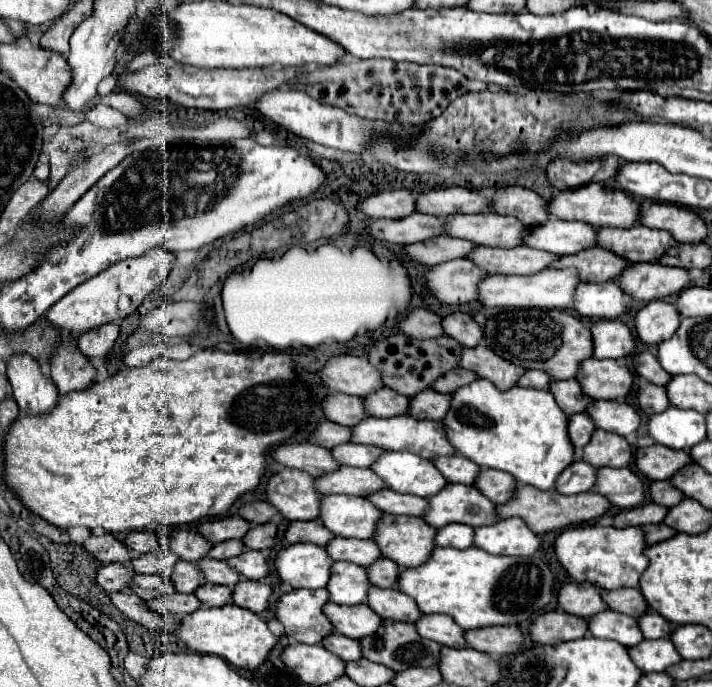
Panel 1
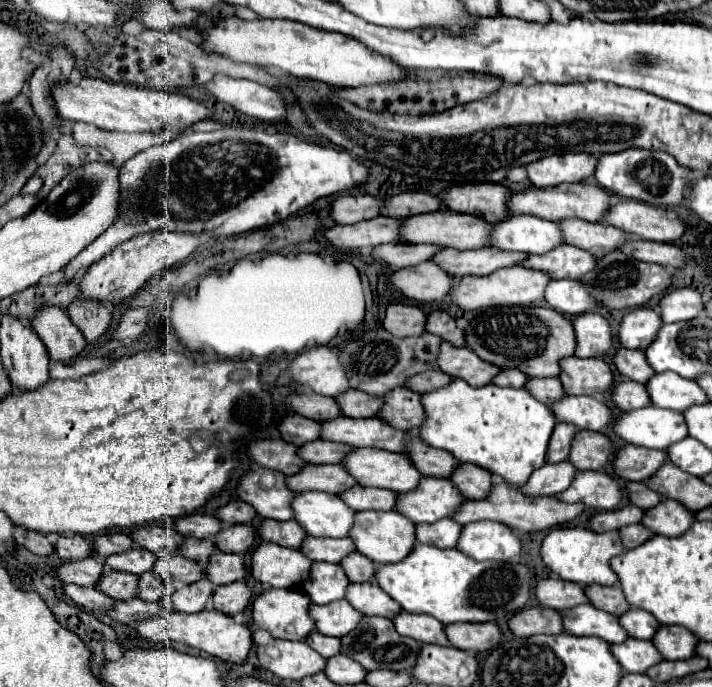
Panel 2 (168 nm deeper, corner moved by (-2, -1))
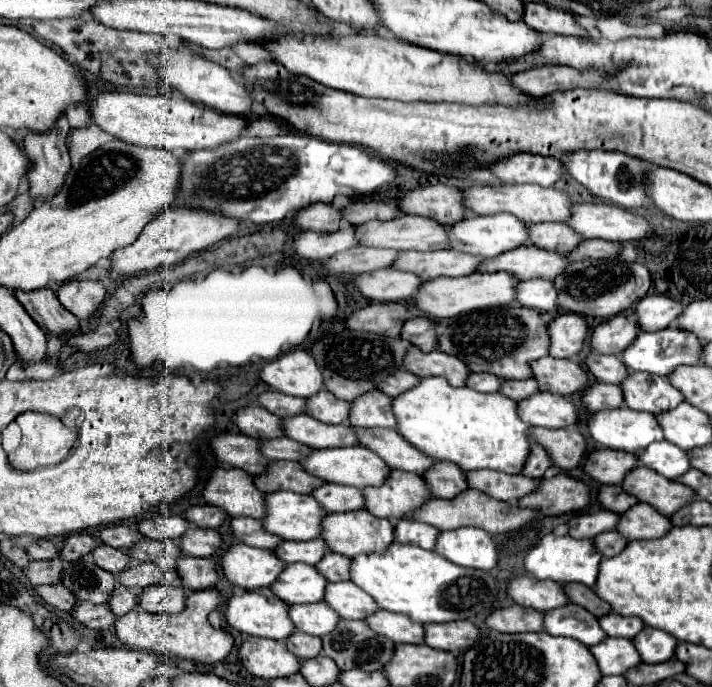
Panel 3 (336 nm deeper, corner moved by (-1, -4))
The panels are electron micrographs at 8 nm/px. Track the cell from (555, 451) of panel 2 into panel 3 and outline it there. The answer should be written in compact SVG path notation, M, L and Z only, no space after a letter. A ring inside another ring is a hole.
M532 444L530 446L530 454L524 462L524 468L522 468L522 474L528 476L528 478L542 478L542 474L546 472L546 468L550 466L550 458L546 454L546 450L542 450L538 444Z

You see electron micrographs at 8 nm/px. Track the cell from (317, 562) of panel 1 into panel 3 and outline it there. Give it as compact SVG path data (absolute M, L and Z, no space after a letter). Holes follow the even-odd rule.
M242 542L232 544L220 556L220 568L224 578L242 590L264 588L278 578L286 564L278 560L270 550L252 548Z

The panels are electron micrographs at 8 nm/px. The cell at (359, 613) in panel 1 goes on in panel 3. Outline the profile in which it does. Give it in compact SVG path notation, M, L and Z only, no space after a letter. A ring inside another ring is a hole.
M326 602L318 604L294 604L290 606L290 616L288 616L298 632L312 634L312 636L324 636L334 630L338 624L338 614L326 606Z

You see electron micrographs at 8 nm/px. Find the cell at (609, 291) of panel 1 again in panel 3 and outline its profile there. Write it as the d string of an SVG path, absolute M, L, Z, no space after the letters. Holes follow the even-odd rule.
M550 280L518 282L518 286L516 286L516 302L520 306L526 306L526 308L532 308L532 310L538 310L538 312L558 310L554 284Z

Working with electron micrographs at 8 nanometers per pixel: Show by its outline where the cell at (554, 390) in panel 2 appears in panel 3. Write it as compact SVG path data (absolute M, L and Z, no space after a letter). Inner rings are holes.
M526 378L526 380L502 380L500 384L500 394L504 394L506 398L512 398L512 400L522 400L530 394L536 394L538 392L538 386L534 382L534 378Z

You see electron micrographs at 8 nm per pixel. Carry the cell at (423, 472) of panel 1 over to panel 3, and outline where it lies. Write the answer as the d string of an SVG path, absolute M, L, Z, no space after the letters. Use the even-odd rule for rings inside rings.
M362 446L312 450L312 454L302 458L300 464L302 464L302 470L306 470L312 476L322 478L324 482L346 484L346 486L356 486L356 488L380 486L382 482L386 482L386 474L390 474L390 468L386 468L386 462L382 462L382 458L378 458L372 450L364 450Z

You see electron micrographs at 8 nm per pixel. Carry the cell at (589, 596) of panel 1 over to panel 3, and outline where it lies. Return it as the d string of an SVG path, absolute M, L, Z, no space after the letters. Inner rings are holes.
M518 576L508 582L506 594L524 608L534 608L540 612L560 608L568 604L568 598L560 584L556 582L538 582L530 576Z

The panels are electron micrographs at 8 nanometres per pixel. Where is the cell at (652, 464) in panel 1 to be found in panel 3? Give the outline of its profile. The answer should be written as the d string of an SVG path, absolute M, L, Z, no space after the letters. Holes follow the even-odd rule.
M592 450L586 454L584 474L600 484L620 484L622 478L636 466L634 456L620 450Z

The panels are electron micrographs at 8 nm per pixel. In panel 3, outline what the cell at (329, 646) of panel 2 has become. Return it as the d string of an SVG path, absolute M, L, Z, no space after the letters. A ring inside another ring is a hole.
M292 632L290 638L284 640L286 650L290 650L298 658L314 658L322 650L322 640L318 636L302 634L302 632Z

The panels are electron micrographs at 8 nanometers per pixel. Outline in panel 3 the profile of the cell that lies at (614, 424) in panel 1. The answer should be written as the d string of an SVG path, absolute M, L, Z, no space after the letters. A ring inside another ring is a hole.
M536 392L518 402L518 414L524 422L542 428L566 428L580 422L576 406L560 394Z

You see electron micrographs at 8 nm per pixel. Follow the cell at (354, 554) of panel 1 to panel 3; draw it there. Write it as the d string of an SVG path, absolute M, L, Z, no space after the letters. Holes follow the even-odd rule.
M320 538L306 540L306 542L280 542L276 548L272 548L272 554L278 556L282 562L304 562L304 564L316 564L326 554L326 544Z

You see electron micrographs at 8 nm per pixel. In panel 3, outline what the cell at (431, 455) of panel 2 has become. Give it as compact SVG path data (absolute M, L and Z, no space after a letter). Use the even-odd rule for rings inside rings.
M354 428L354 432L358 444L378 454L388 464L388 468L422 476L434 464L432 458L426 458L426 454L414 450L414 446L400 438L392 428Z

